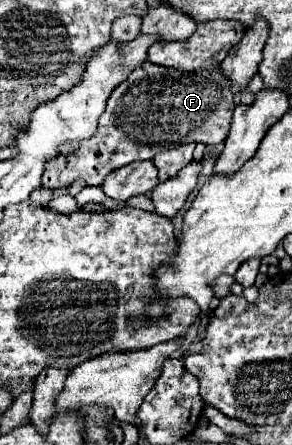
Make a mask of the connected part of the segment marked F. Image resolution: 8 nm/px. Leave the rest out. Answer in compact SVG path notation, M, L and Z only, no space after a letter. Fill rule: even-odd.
M145 62L109 96L107 108L99 118L99 132L91 140L83 140L79 152L49 160L43 186L67 190L77 178L83 178L87 186L101 186L109 172L137 160L153 160L155 154L179 144L203 142L207 146L219 146L229 134L233 110L231 82L219 68L171 78L169 68Z

